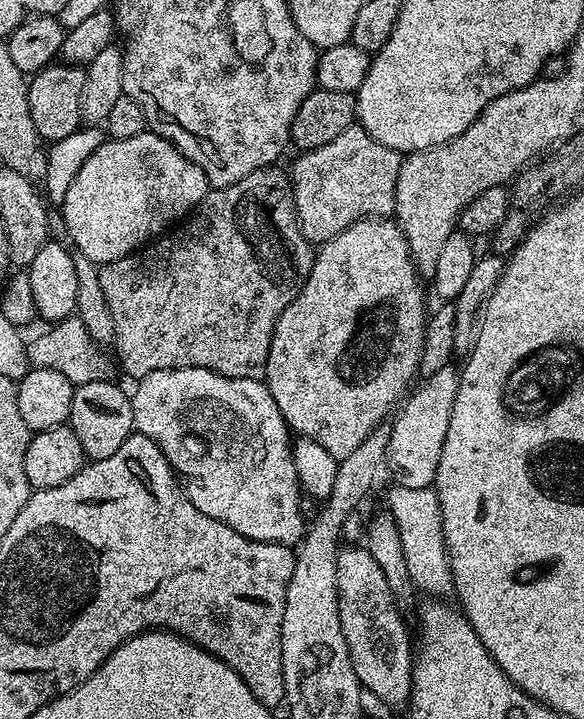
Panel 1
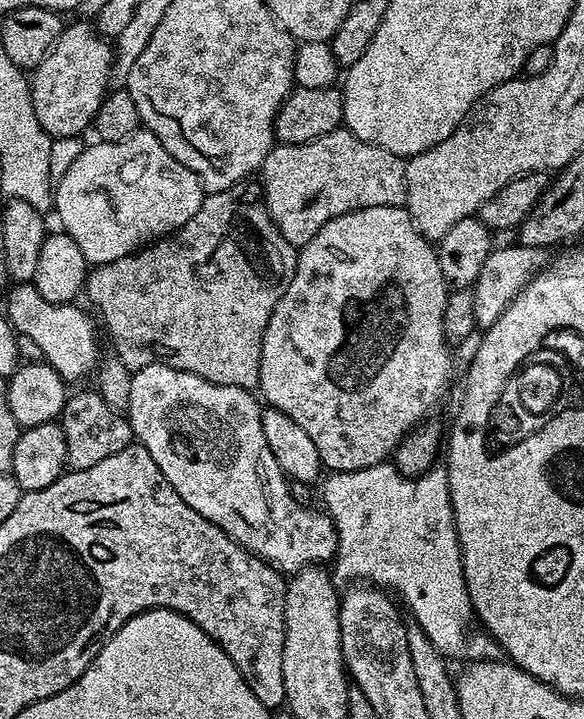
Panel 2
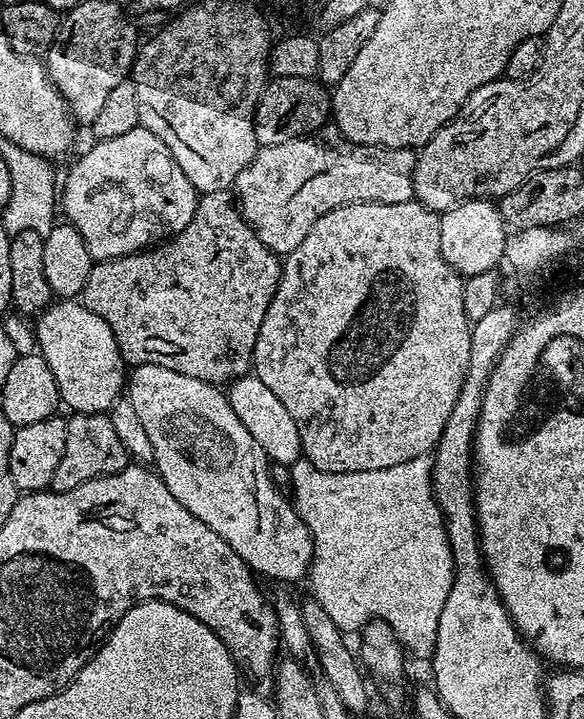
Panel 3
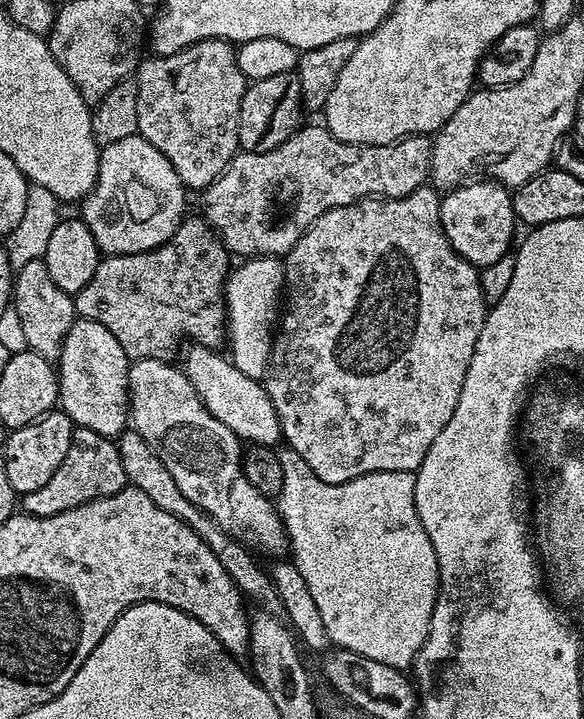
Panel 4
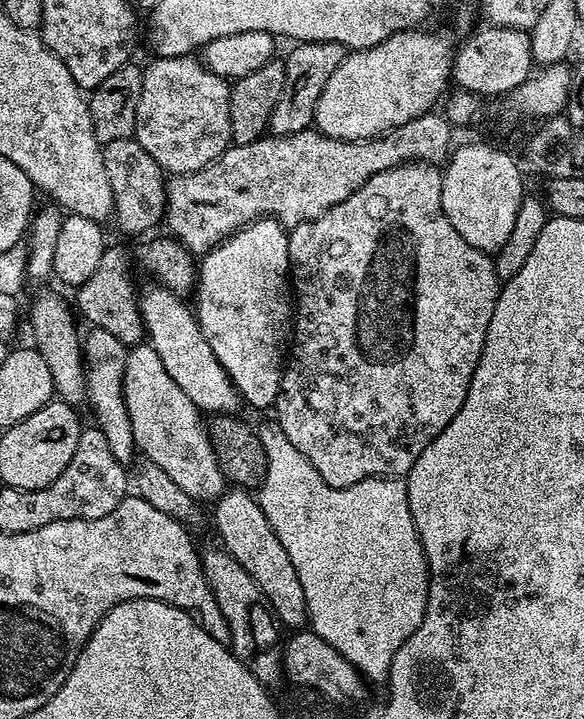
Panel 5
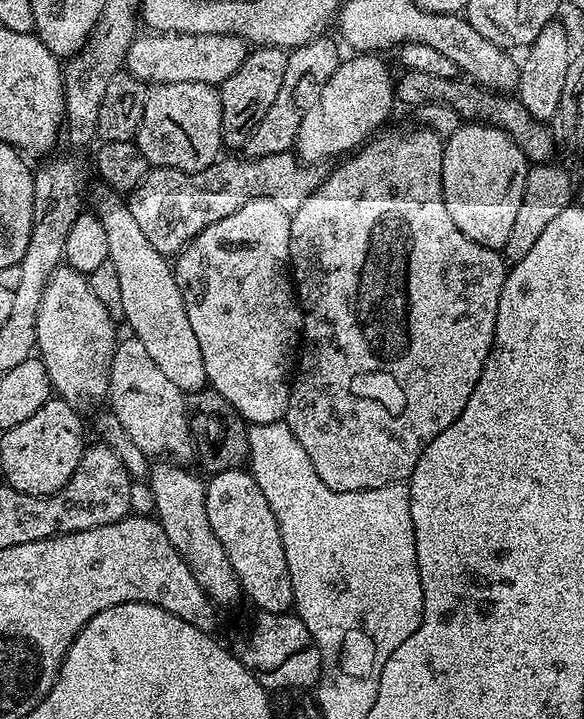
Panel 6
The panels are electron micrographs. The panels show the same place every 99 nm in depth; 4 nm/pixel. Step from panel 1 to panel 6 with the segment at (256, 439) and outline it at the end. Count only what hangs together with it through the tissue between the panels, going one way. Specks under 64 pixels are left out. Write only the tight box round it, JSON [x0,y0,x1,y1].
[107,338,194,458]

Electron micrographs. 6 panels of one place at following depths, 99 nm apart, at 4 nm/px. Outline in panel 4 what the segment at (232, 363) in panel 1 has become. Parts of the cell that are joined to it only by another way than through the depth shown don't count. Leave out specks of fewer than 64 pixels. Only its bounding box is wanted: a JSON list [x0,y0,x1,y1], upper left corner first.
[74,215,230,362]

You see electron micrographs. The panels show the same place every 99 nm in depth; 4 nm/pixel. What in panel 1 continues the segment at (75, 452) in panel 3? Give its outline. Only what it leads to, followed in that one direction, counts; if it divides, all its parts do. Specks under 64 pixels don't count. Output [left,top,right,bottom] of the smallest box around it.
[67,379,134,461]

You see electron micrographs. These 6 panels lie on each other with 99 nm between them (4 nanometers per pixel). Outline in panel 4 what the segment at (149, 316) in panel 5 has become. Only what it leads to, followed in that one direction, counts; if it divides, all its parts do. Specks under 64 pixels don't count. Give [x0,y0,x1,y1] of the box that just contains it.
[182,344,281,446]

